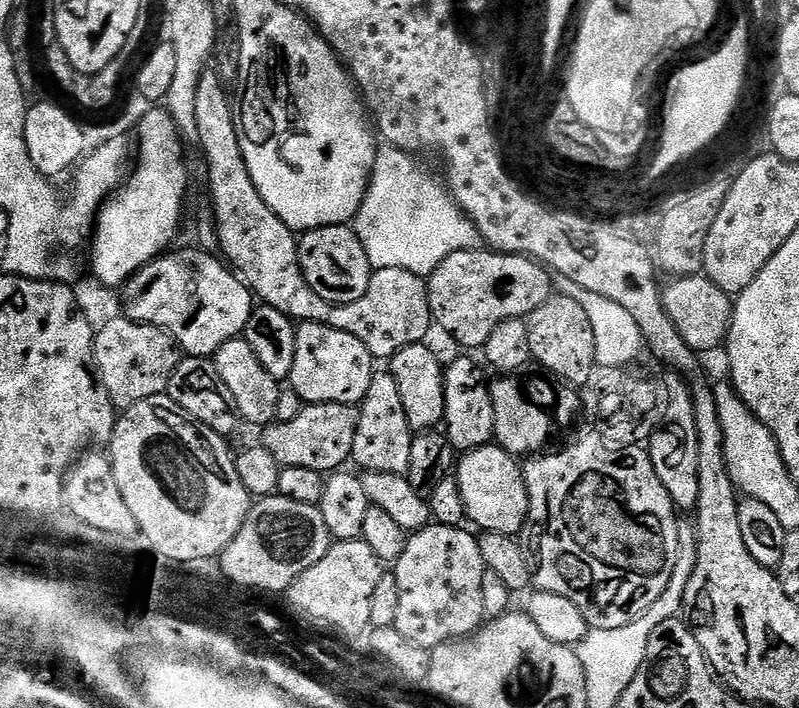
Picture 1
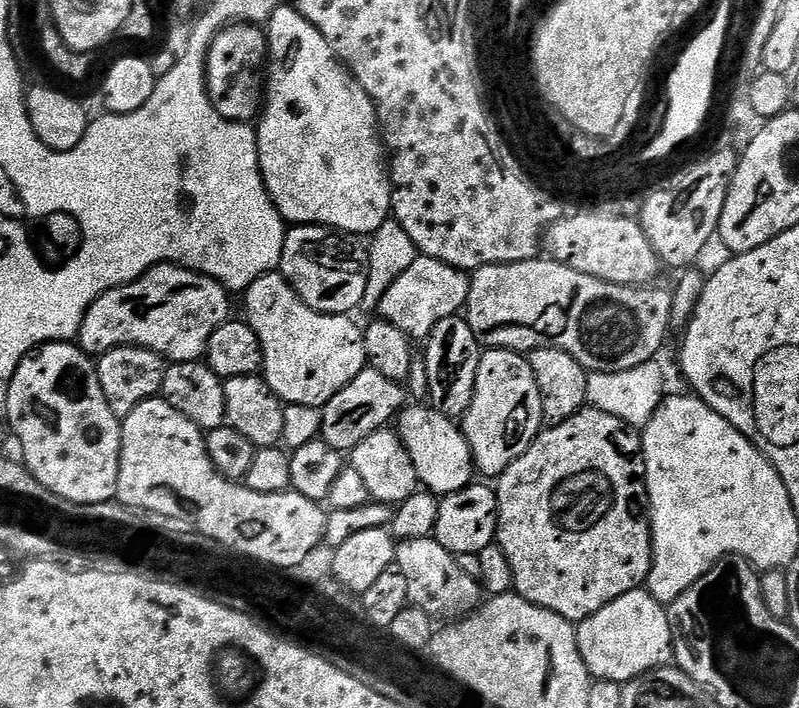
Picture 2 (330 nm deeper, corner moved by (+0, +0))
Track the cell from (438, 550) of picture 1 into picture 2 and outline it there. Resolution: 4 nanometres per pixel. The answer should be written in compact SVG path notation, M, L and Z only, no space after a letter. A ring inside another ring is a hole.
M432 536L399 541L396 545L395 565L406 574L409 605L421 608L428 616L463 618L481 603L482 585L479 579L466 574L466 570L458 566L452 552L446 550L446 546L439 544Z

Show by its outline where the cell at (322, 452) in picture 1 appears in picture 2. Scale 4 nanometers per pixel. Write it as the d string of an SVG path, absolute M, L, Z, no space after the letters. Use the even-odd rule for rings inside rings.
M364 367L354 382L338 390L338 394L334 394L334 398L324 404L319 439L337 448L341 454L351 453L353 448L370 438L370 434L374 434L377 428L391 425L397 419L406 404L404 387L401 381L382 374L377 368Z

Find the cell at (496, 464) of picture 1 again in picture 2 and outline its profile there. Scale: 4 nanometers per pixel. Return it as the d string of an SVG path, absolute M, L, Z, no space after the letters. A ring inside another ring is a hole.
M416 404L405 407L398 416L400 440L414 462L420 484L427 491L443 498L468 487L474 480L472 451L464 437L461 425L453 417L444 416L436 408Z

